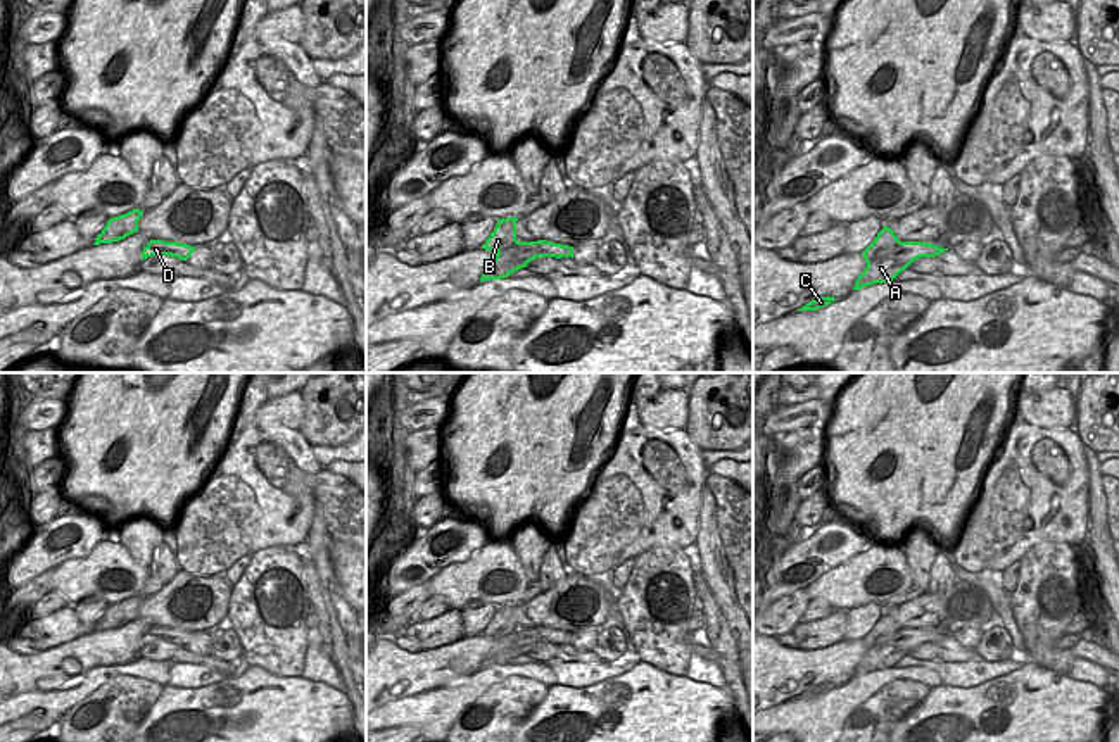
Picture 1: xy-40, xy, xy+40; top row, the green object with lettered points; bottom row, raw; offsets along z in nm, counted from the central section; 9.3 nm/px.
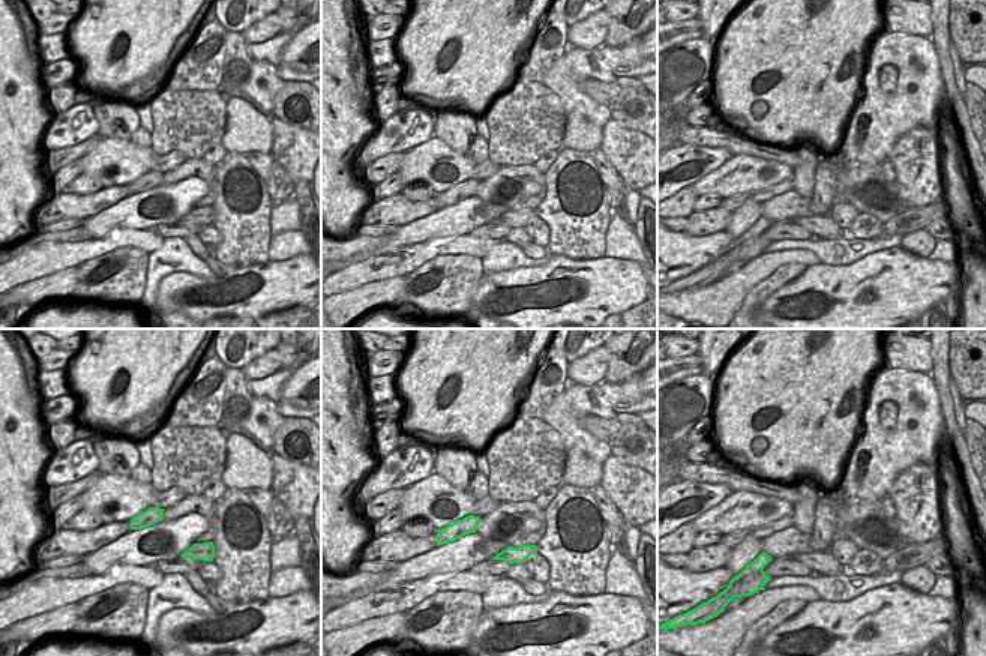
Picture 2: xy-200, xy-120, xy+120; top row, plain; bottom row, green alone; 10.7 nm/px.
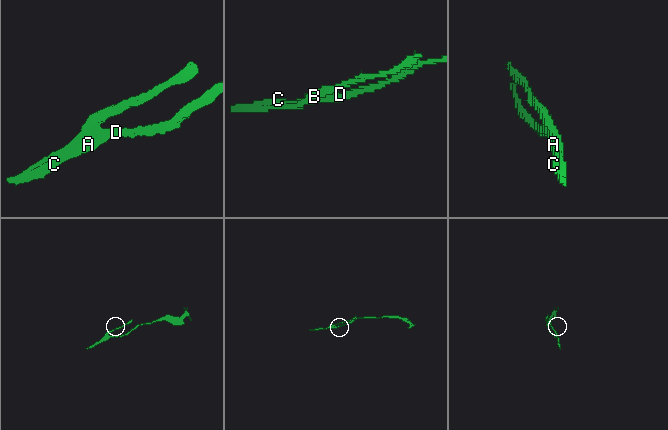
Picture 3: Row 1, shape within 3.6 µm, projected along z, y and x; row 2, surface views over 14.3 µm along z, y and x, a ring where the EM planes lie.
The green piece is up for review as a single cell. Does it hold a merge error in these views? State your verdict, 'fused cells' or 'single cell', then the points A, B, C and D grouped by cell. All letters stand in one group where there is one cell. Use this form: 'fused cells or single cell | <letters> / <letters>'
fused cells | A C D / B

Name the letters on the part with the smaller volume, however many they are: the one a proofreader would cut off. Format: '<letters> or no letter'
B

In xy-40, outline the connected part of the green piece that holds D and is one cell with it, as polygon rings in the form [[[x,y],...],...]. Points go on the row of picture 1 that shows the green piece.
[[[150,240],[142,250],[142,261],[152,255],[171,255],[186,261],[195,248],[178,242]]]

